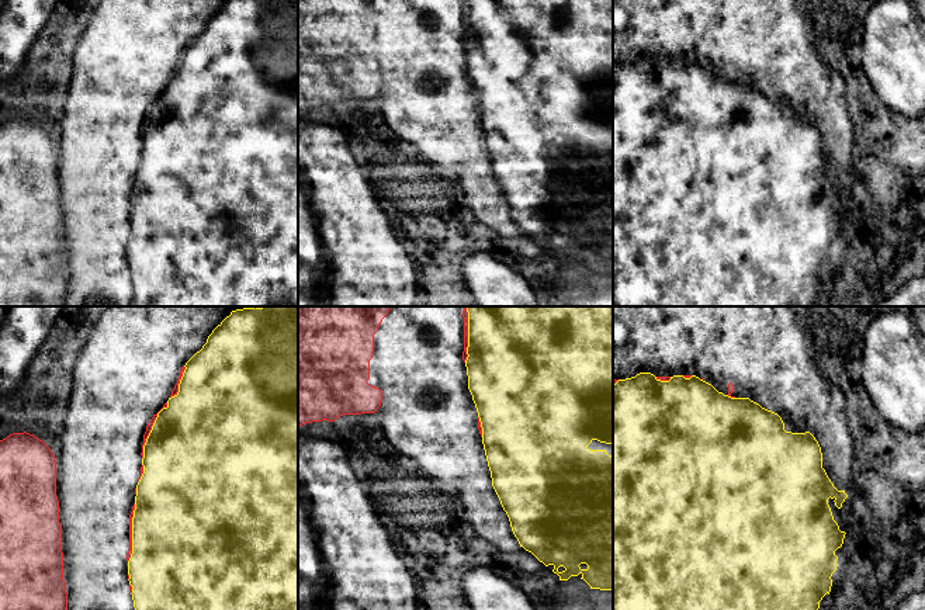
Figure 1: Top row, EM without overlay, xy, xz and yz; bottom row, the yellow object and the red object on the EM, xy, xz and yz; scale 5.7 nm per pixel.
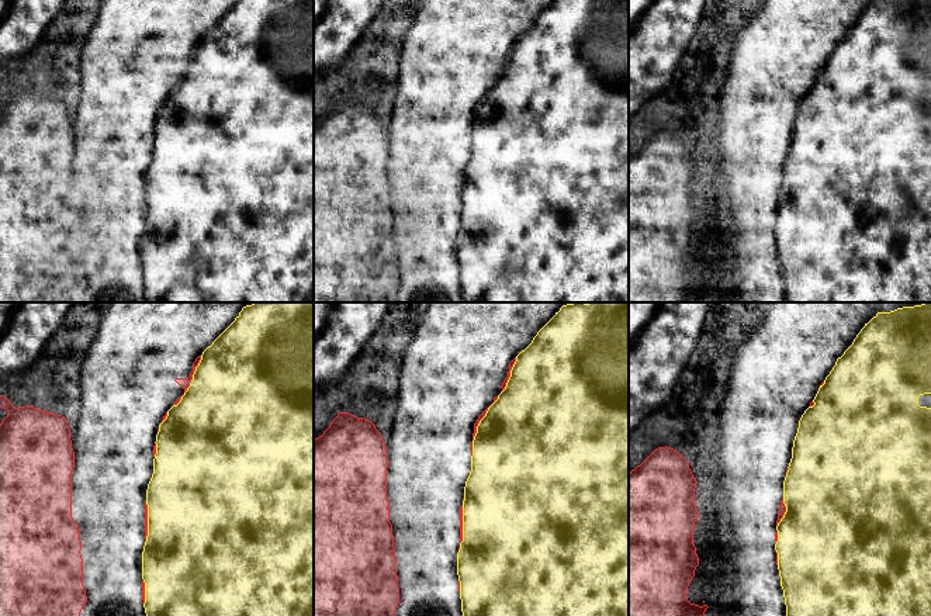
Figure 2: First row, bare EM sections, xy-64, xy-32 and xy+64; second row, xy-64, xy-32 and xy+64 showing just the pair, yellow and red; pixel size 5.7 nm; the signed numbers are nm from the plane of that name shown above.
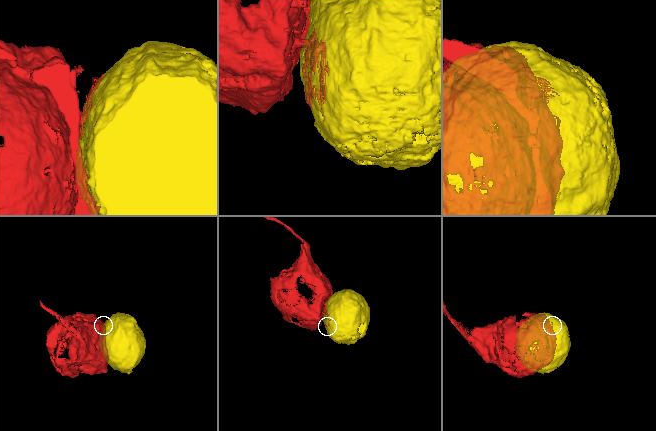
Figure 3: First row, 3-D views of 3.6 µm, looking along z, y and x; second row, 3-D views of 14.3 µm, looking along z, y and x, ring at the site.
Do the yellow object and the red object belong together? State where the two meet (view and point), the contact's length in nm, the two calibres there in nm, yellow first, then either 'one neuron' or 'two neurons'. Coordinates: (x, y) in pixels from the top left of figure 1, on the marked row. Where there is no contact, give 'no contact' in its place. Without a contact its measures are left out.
xy (151, 430) | 360 nm | 500/30 nm | two neurons

